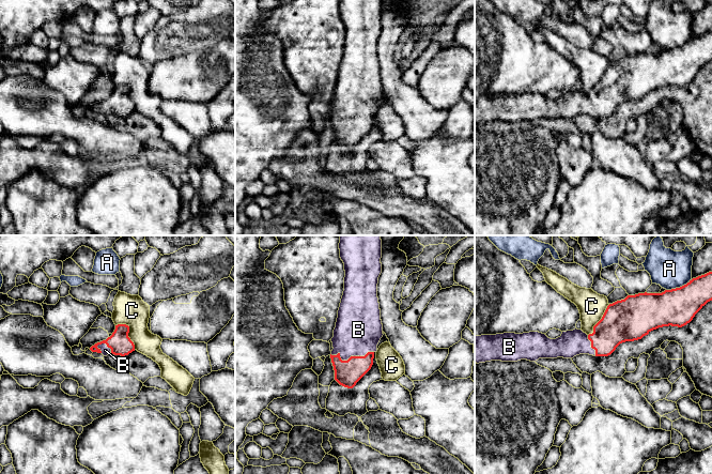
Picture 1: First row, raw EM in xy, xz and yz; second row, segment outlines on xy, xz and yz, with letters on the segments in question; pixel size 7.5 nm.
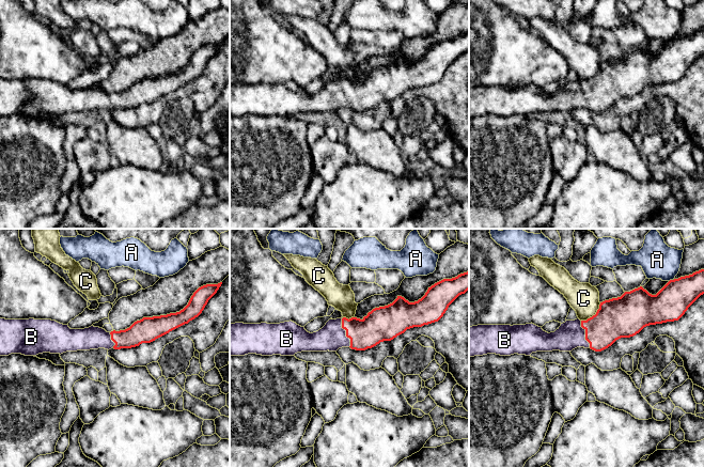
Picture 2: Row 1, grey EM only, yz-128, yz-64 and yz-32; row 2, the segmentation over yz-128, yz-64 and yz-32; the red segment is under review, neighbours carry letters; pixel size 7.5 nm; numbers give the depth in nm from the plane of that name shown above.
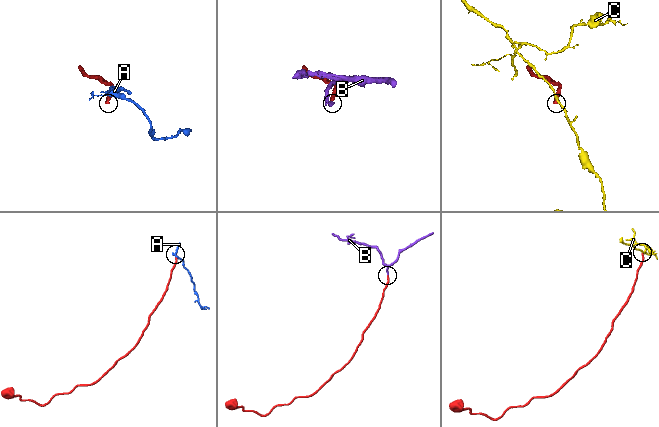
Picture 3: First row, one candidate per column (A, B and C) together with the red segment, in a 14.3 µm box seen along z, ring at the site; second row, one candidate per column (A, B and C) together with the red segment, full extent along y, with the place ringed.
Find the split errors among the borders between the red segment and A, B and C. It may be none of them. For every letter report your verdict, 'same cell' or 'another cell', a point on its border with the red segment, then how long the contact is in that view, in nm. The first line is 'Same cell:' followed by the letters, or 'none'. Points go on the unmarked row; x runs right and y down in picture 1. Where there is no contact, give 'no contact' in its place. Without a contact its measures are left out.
Same cell: B
A: another cell; contact yz (680, 47); length 220 nm
B: same cell; contact xz (351, 117); length 320 nm
C: another cell; contact xy (128, 92); length 240 nm

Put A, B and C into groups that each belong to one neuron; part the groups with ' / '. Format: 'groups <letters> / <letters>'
groups A / B / C

